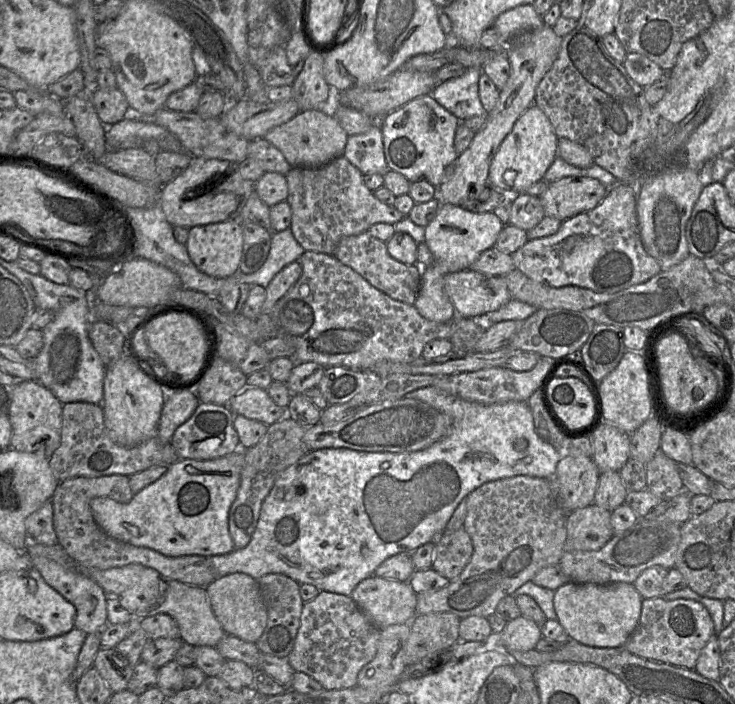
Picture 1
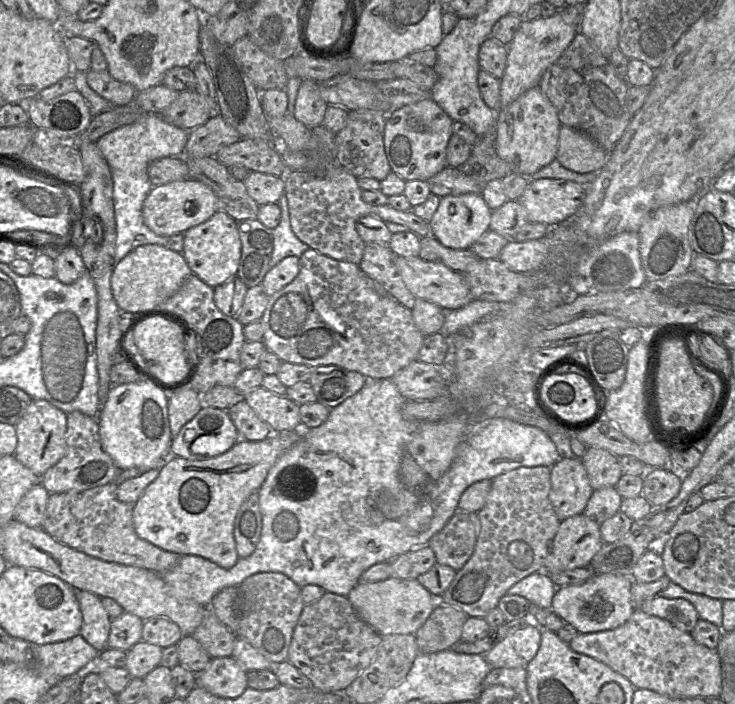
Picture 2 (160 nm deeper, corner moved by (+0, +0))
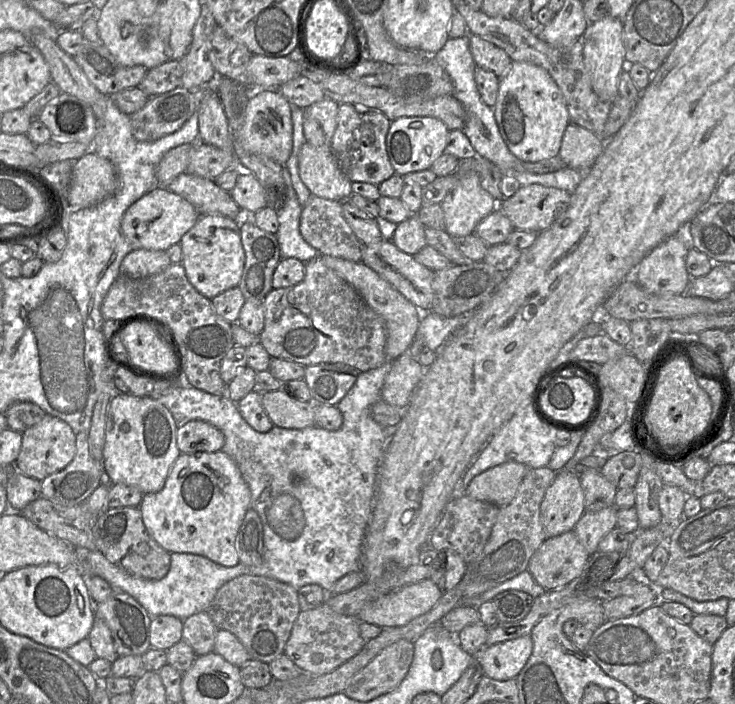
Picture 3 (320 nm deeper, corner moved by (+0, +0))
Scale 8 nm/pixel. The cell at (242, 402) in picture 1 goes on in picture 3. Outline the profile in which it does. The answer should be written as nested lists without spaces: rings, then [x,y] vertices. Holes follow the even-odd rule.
[[[283,390],[261,394],[263,408],[275,427],[304,429],[315,425],[315,403],[303,402]]]

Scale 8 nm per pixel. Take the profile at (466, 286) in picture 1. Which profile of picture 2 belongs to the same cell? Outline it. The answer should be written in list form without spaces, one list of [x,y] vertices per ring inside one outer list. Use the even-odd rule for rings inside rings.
[[[395,255],[395,264],[405,285],[416,298],[427,300],[447,310],[459,309],[474,300],[463,275],[442,263],[426,261],[419,256]]]

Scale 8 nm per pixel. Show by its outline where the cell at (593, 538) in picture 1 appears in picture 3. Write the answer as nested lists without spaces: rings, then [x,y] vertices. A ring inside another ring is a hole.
[[[573,531],[546,538],[530,558],[527,571],[546,591],[558,589],[577,578],[589,553]]]

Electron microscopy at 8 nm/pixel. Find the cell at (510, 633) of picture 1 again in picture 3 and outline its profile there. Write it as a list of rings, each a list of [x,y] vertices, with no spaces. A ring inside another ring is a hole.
[[[530,635],[486,645],[471,654],[483,675],[495,680],[514,679],[527,663],[533,650]]]

